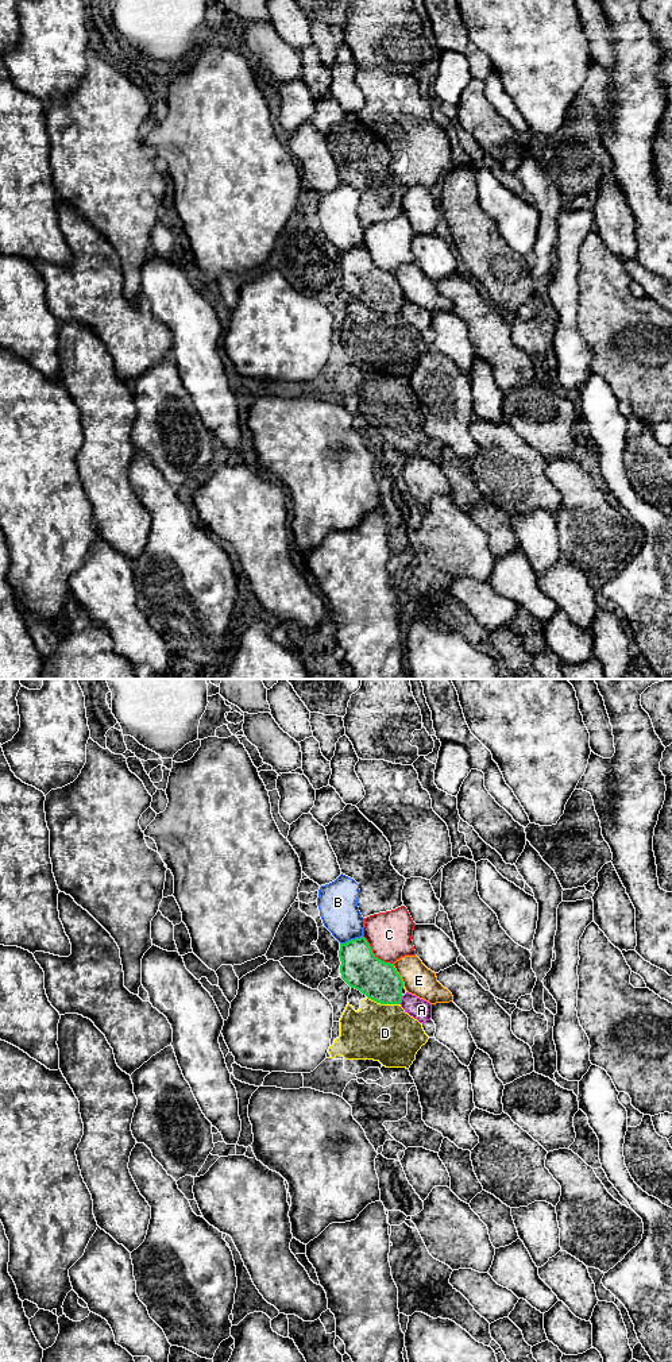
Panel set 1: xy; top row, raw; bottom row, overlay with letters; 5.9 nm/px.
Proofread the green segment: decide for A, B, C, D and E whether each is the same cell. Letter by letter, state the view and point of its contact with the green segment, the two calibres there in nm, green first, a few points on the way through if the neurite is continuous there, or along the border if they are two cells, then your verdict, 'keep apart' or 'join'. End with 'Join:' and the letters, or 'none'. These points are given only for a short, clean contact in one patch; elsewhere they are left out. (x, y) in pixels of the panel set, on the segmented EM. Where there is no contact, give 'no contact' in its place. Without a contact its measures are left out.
A: contact xy (401, 999); calibres 240 and 130 nm; border xy (404, 995), (398, 1003); keep apart
B: contact xy (351, 940); calibres 240 and 240 nm; keep apart
C: contact xy (373, 953); calibres 240 and 260 nm; keep apart
D: contact xy (383, 1003); calibres 240 and 340 nm; keep apart
E: contact xy (398, 975); calibres 240 and 180 nm; keep apart
Join: none

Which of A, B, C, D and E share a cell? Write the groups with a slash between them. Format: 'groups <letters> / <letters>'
groups A / B / C / D / E

